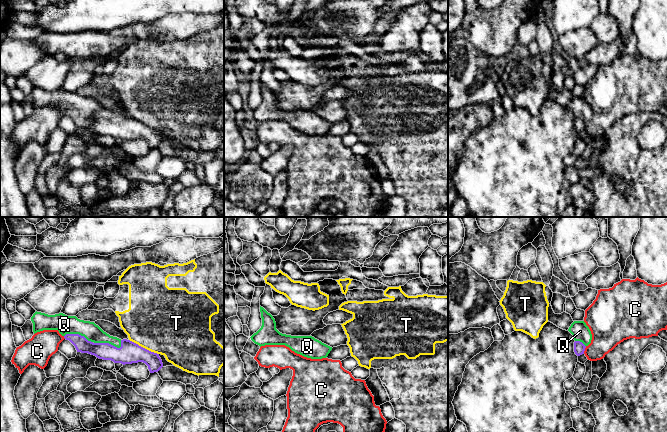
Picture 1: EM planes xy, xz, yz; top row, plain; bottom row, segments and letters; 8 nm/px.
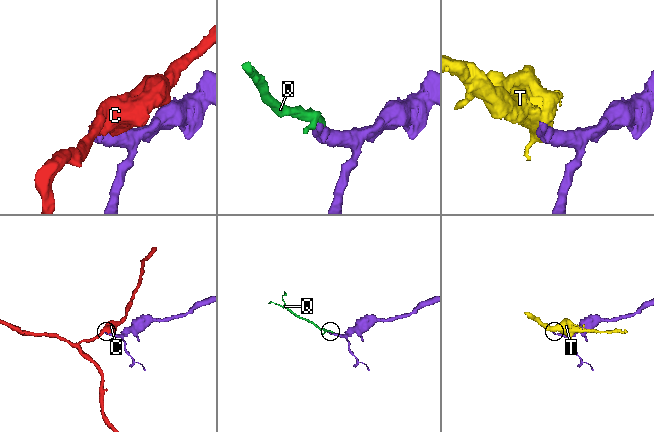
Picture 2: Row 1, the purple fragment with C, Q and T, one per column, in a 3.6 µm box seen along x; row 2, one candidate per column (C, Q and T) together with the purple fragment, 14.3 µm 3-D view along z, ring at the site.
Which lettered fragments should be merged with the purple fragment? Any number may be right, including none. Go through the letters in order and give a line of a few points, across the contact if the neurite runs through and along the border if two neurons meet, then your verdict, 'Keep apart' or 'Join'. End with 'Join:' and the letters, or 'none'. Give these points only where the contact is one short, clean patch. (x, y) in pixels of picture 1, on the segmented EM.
C: Line: yz (586, 346), (583, 353). Keep apart
Q: Line: xy (129, 352), (118, 351), (108, 343), (92, 332). Join
T: Keep apart
Join: Q

